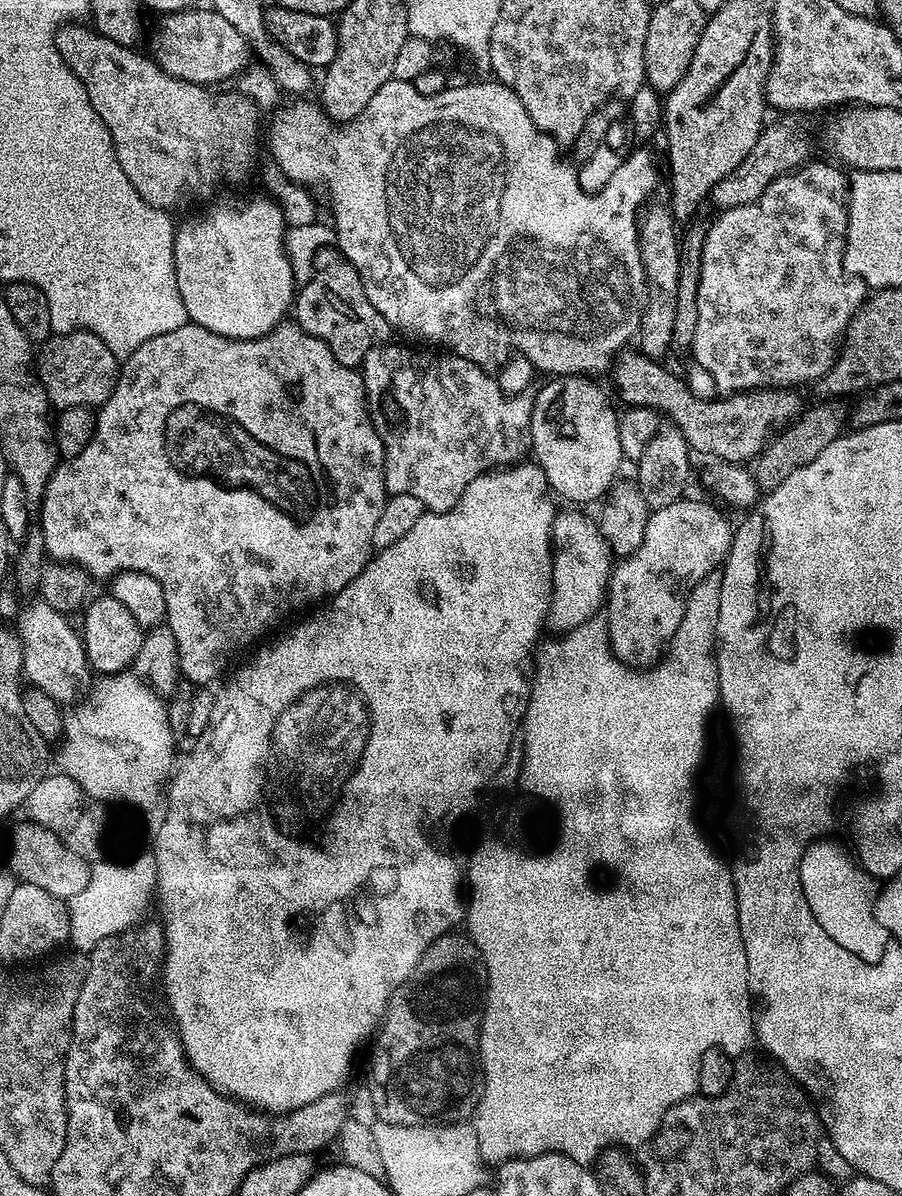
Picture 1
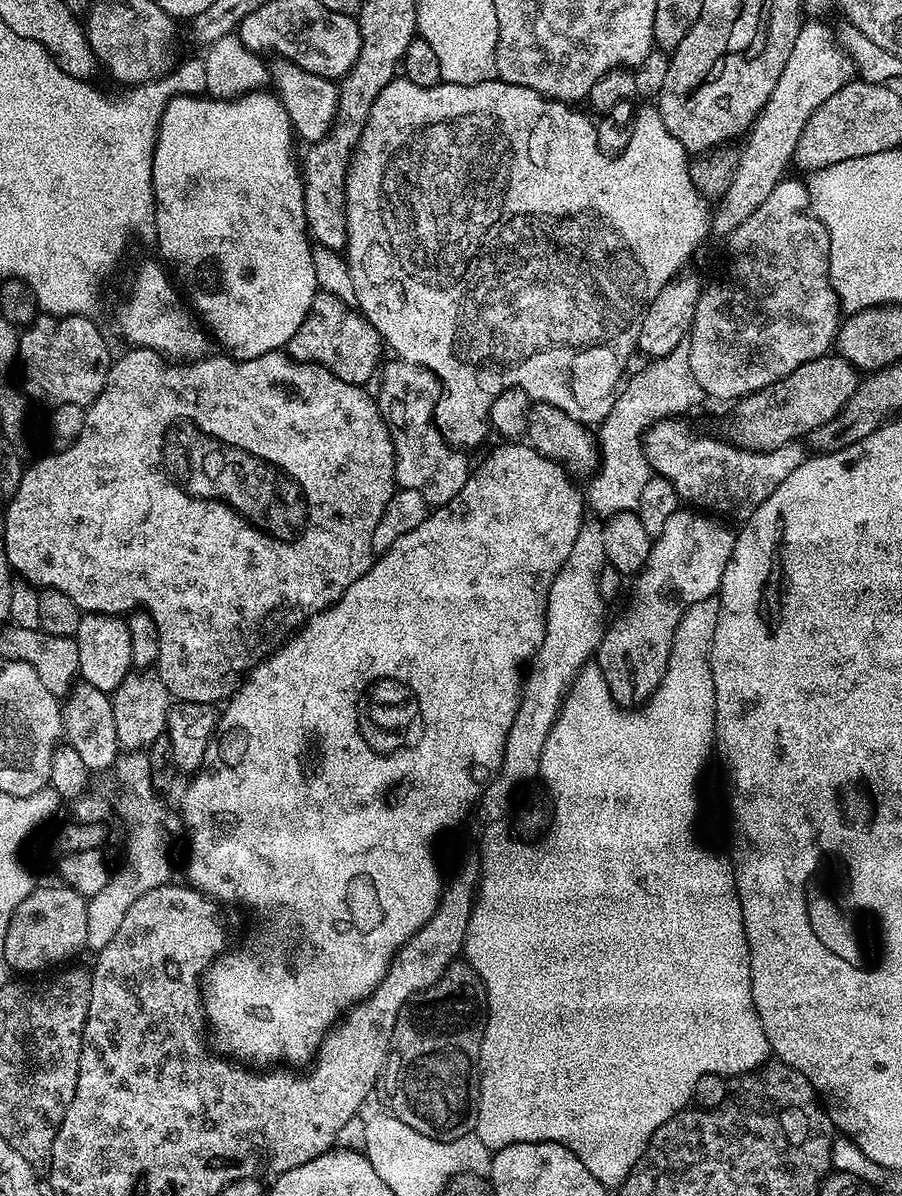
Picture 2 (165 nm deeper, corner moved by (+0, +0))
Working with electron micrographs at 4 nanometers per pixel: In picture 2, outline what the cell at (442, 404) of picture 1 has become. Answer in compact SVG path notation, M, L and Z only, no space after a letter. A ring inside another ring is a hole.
M392 358L386 364L379 369L380 393L375 393L374 399L392 439L397 485L406 490L418 490L430 506L451 505L467 482L470 467L464 457L467 455L447 444L444 435L433 424L434 408L430 402L437 399L442 385L428 368L399 358Z

